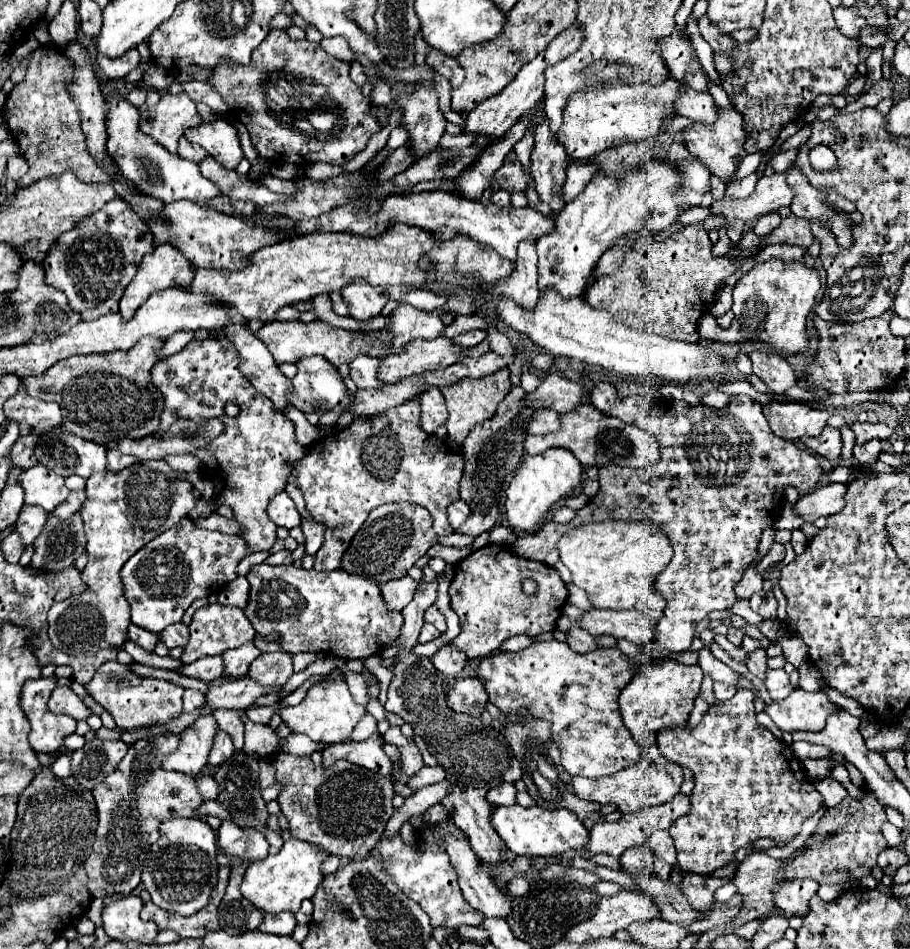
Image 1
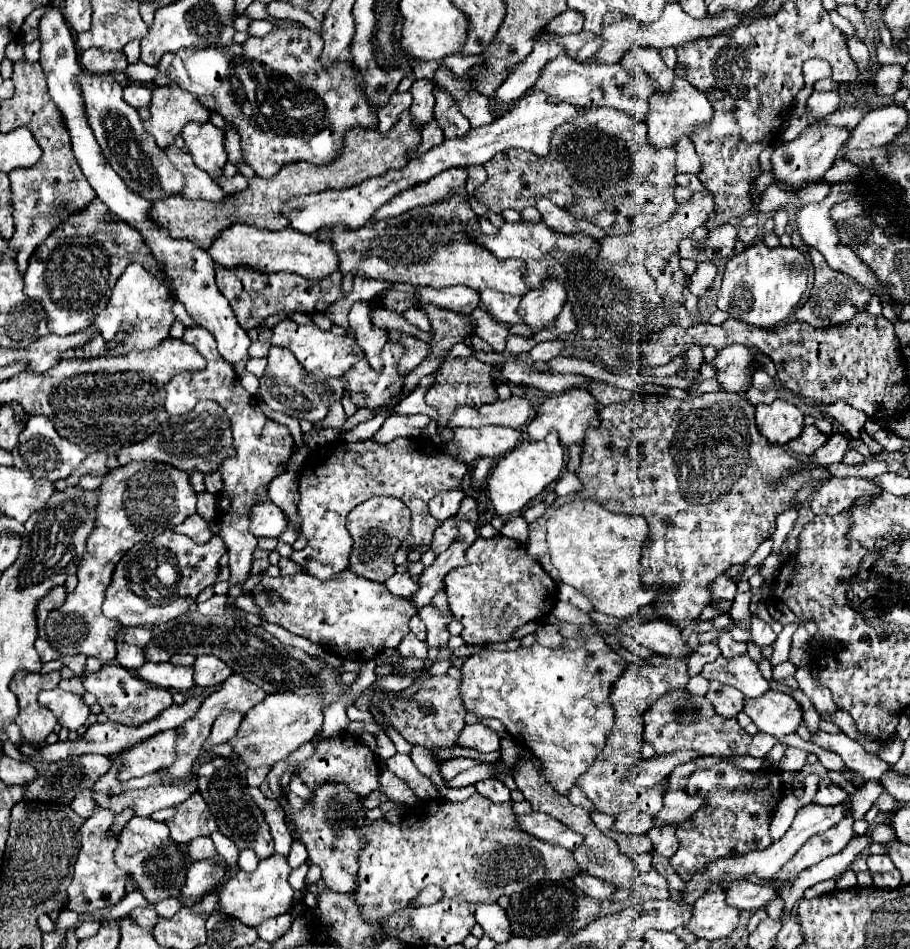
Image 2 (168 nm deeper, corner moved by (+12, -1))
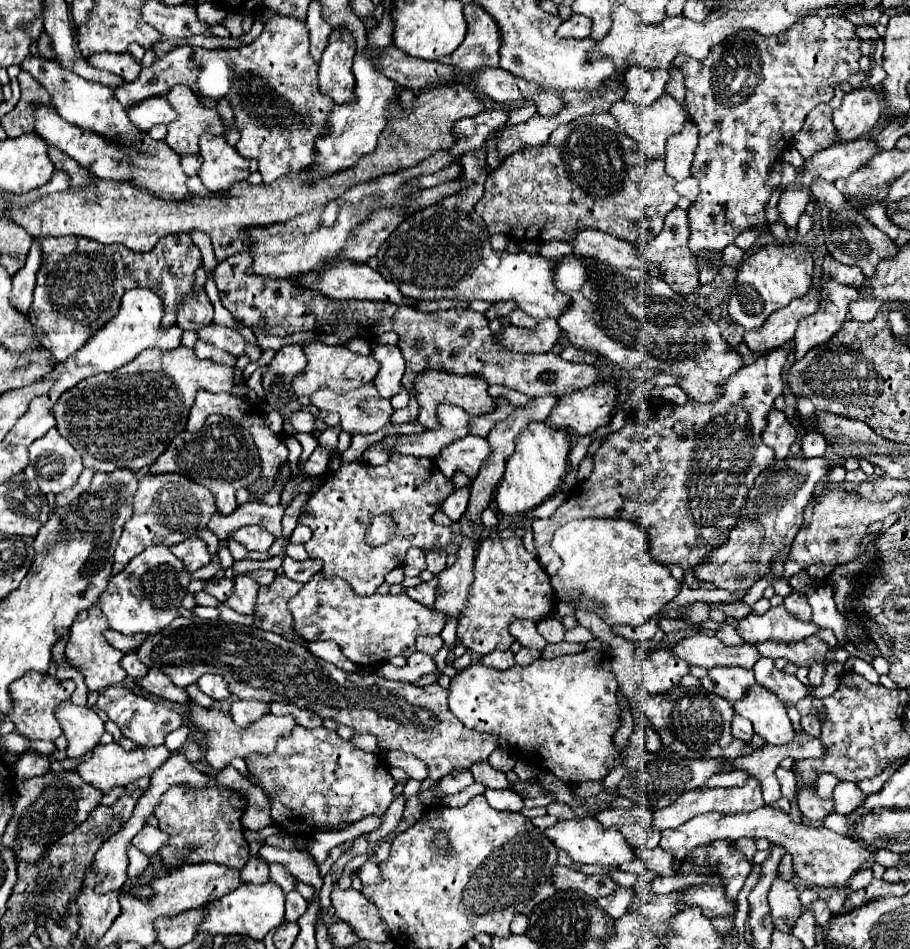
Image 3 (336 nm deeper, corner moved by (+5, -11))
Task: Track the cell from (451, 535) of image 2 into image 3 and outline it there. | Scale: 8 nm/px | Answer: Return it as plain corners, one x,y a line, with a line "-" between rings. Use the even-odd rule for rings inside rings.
426,554
426,570
432,574
438,574
446,568
446,558
444,556
436,556
436,554

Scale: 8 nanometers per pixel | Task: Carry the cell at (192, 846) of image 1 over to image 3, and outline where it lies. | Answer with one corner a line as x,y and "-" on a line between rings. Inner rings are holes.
146,824
132,840
132,844
136,848
140,848
146,856
156,856
158,848
162,848
166,844
166,834
162,834
158,828

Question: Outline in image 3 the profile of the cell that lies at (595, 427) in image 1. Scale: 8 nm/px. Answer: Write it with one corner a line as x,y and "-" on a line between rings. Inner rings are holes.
600,380
588,388
564,394
548,416
552,428
568,428
582,436
608,426
612,410
616,406
618,388
606,380

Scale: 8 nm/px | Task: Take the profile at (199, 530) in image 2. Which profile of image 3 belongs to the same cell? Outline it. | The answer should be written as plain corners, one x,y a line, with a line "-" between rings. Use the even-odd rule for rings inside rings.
192,536
192,538
172,546
170,552
184,562
186,572
196,572
198,568
202,568
210,562
210,552
206,548
206,542
198,536

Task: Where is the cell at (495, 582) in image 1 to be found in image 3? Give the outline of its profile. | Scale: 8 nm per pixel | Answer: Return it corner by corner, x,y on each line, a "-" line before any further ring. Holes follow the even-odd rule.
512,536
508,540
498,540
498,538
486,538
478,546
478,554
474,560
474,582
468,590
468,598
464,604
464,610
458,620
458,640
472,652
476,654
490,654
494,650
510,650
514,636
508,632
508,626
516,618
530,618
534,622
546,618
550,610
554,610
554,590
550,586
550,578
544,572
544,568
538,564
538,560
526,552
522,546
522,540
518,536

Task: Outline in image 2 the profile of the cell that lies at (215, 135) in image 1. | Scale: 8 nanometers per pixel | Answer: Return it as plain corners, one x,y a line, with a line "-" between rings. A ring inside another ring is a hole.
189,122
183,128
181,136
197,166
201,166
201,170
205,170
211,178
219,178
227,162
225,132
213,126
211,122
205,122
205,124

